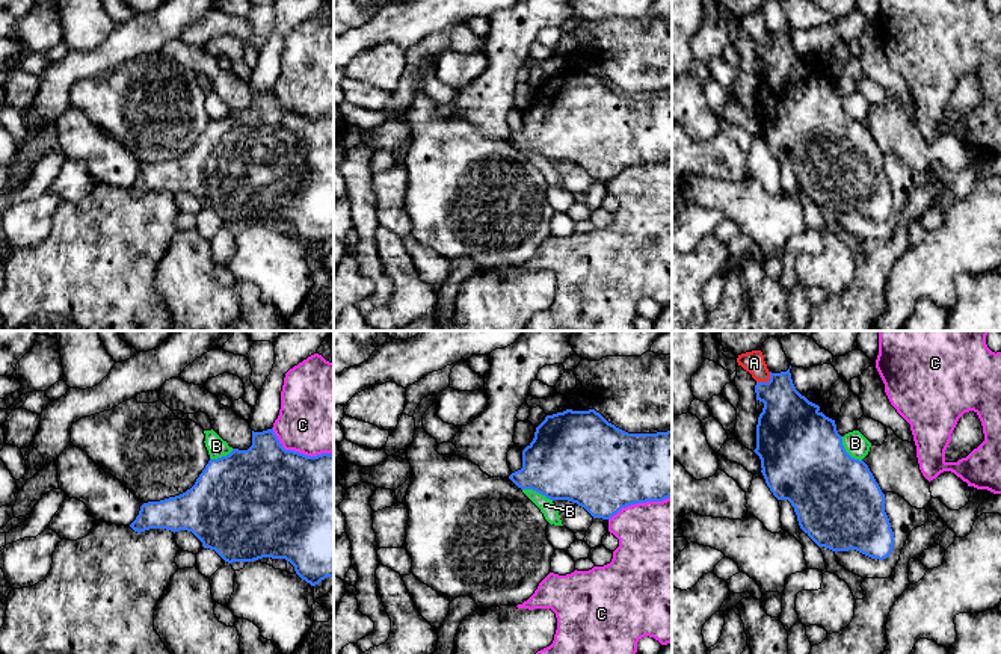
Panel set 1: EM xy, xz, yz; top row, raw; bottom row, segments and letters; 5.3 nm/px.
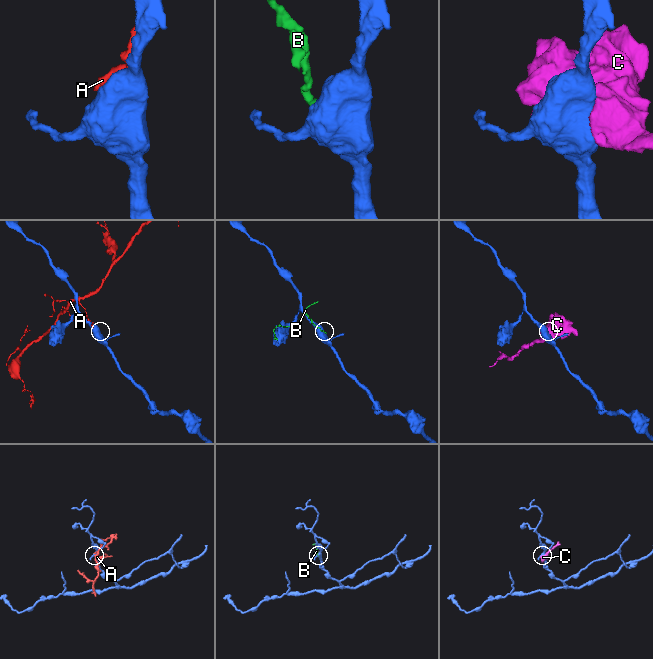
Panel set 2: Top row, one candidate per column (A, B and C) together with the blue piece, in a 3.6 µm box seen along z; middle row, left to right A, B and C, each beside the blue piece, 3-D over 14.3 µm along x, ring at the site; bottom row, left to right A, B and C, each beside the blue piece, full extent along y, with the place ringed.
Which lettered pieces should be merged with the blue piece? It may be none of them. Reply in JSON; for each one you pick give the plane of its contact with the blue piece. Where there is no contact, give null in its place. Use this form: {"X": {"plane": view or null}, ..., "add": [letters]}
{"B": {"plane": "yz"}, "add": ["B"]}

